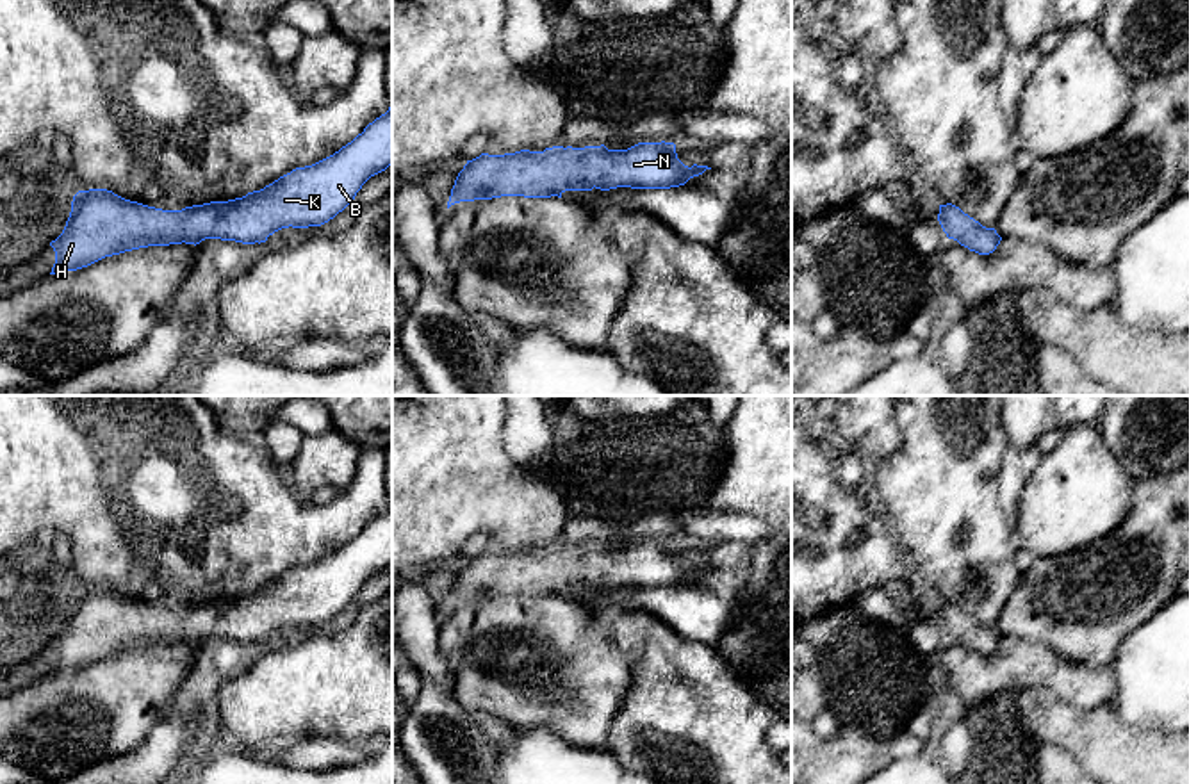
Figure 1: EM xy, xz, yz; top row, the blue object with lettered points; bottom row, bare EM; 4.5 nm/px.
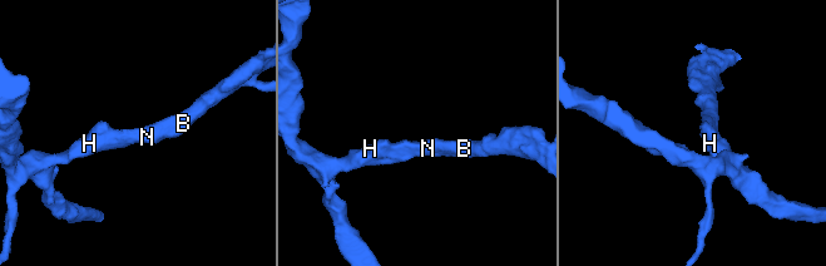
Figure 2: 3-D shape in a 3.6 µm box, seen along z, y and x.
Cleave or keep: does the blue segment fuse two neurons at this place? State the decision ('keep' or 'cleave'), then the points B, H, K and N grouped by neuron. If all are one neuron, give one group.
keep; groups B H K N

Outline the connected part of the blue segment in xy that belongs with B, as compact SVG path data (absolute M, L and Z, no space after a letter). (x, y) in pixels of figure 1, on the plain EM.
M392 502L385 513L369 522L362 533L333 554L305 567L296 567L260 590L228 600L210 600L182 609L162 609L125 599L107 588L78 590L62 633L50 641L55 663L50 674L77 670L105 656L125 650L200 643L205 638L235 640L242 643L266 641L282 627L321 625L342 611L374 574L392 565Z

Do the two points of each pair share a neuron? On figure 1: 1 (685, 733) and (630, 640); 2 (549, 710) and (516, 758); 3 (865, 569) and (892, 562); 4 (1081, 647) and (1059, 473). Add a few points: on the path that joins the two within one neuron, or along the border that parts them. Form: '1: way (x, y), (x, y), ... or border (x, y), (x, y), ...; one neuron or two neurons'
1: way (685, 710), (681, 692), (653, 663); one neuron
2: border (510, 727), (551, 727), (567, 742), (576, 743); two neurons
3: way (872, 562), (885, 562); one neuron
4: border (1107, 535), (1066, 553), (1034, 558); two neurons

